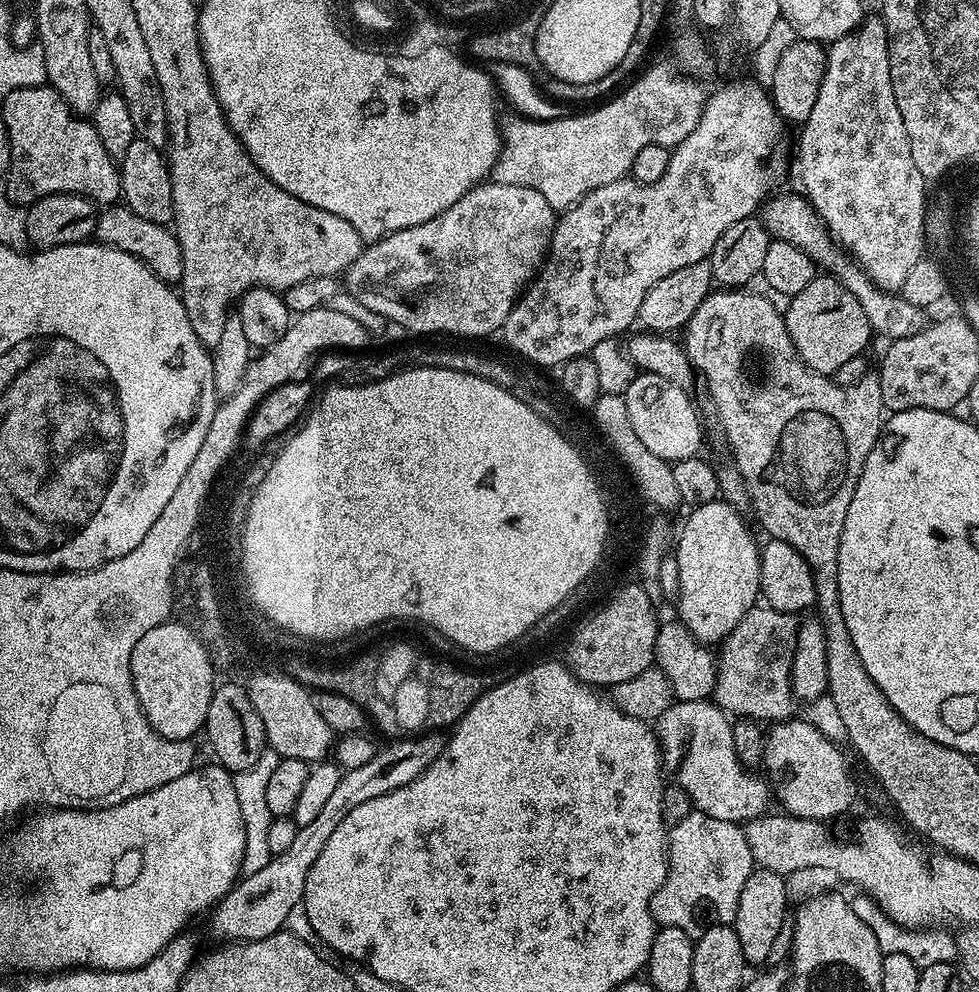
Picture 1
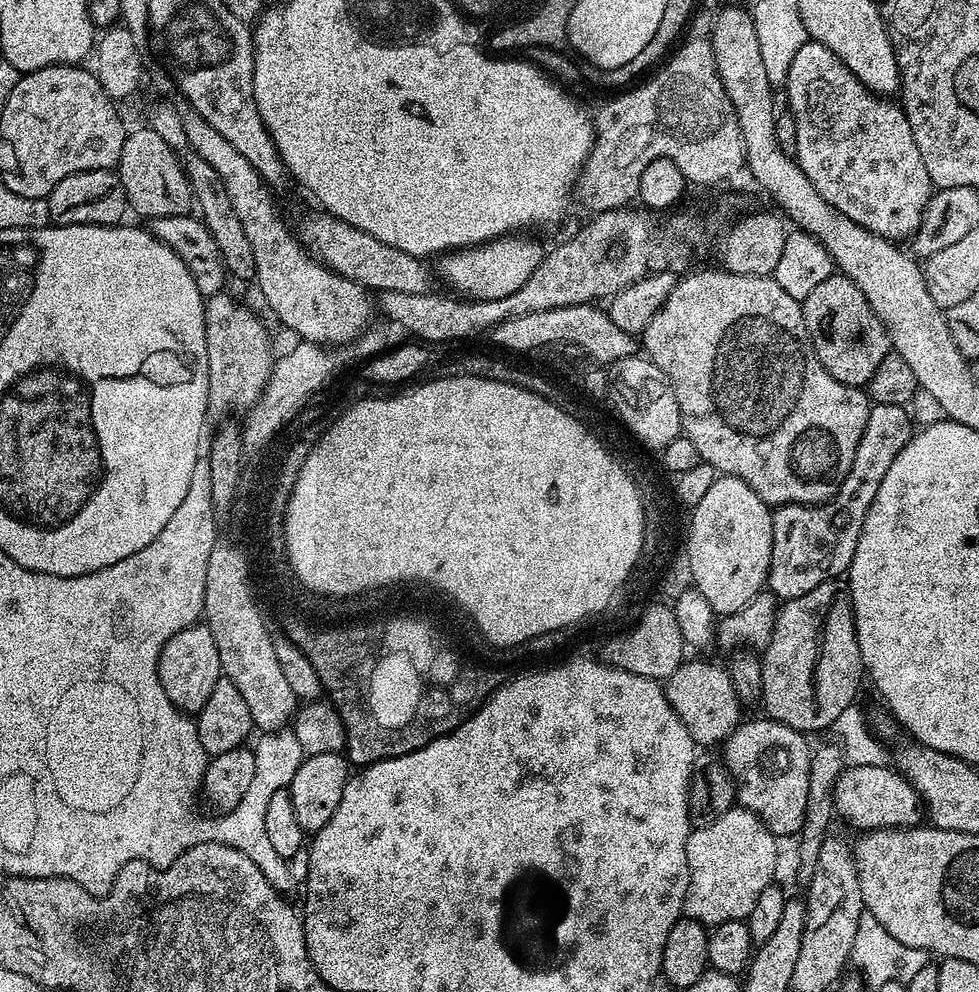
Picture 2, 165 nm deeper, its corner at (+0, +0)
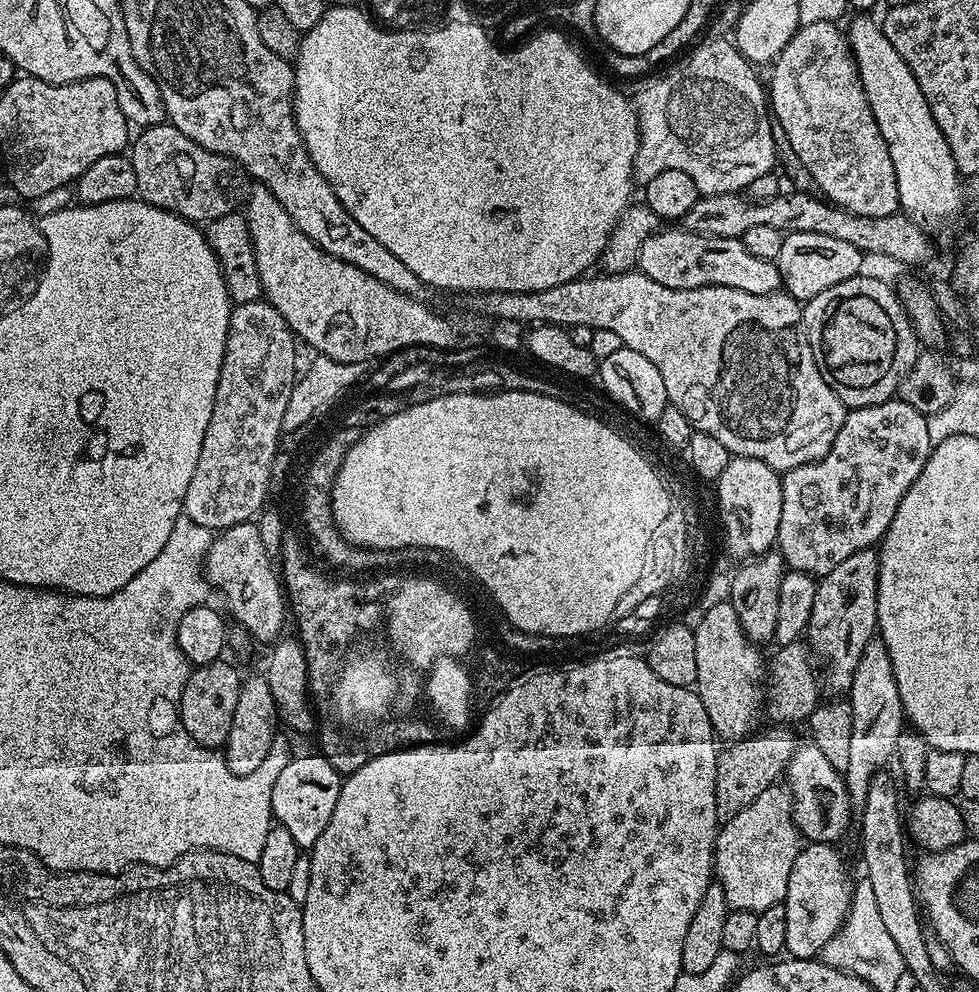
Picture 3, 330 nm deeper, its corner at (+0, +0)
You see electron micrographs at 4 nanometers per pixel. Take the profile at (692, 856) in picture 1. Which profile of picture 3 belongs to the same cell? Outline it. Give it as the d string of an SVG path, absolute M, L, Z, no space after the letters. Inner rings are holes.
M783 783L772 784L746 810L734 814L734 818L723 821L716 834L716 846L712 850L715 883L722 886L729 909L750 910L759 914L762 910L770 910L770 906L783 904L786 890L790 886L790 869L794 866L794 858L798 858L802 847L802 837L796 829L792 817L792 794Z

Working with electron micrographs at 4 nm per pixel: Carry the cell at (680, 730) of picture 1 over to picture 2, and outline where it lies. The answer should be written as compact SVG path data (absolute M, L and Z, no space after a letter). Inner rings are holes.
M745 719L739 728L735 728L728 739L723 741L722 759L736 783L736 804L750 810L778 838L795 837L806 818L806 798L810 790L810 744L807 744L805 733L794 730L777 720Z

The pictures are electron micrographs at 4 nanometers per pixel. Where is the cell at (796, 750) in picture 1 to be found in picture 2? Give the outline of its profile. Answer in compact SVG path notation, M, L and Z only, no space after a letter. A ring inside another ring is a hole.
M884 764L845 767L844 773L836 779L832 798L836 801L836 816L860 828L856 830L911 828L919 825L922 820L920 795L912 783L895 767Z

